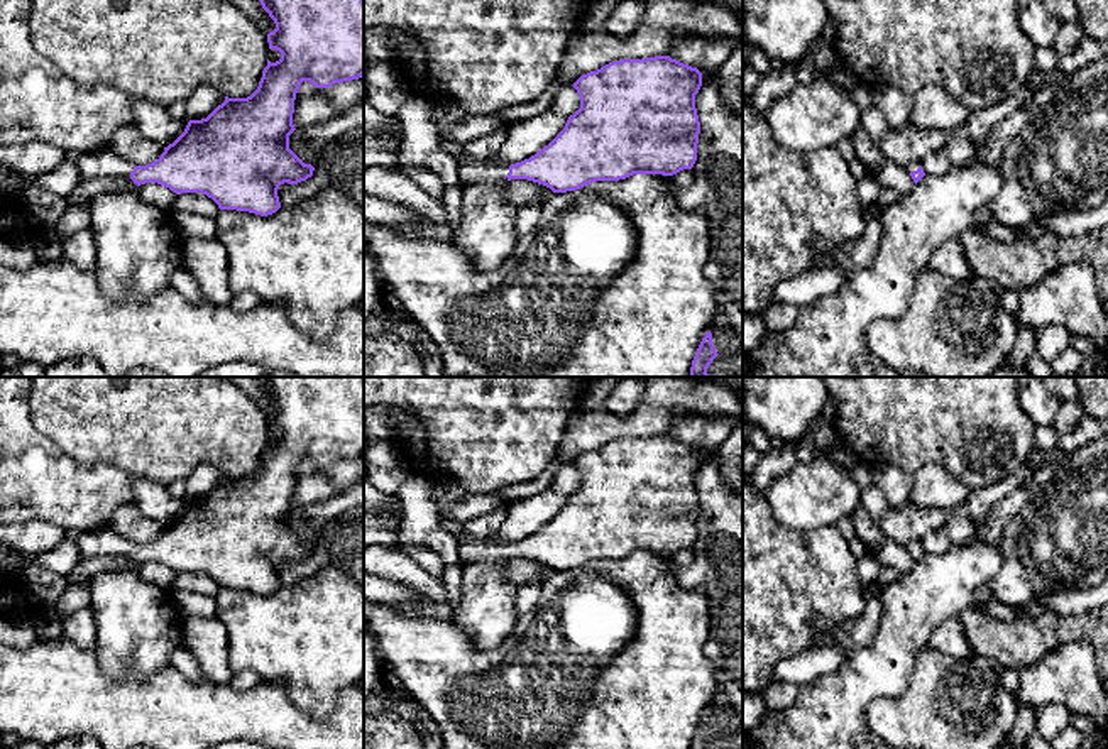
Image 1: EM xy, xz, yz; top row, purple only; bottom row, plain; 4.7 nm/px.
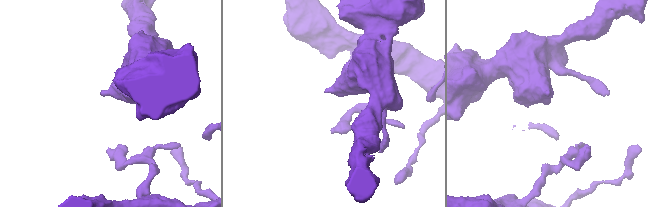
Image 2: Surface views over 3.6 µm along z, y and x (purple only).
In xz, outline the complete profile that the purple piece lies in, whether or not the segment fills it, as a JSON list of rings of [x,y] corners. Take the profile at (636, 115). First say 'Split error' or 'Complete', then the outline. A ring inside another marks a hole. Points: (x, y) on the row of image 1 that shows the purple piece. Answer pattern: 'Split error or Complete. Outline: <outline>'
Split error. Outline: [[[670,56],[623,59],[582,74],[572,86],[580,96],[580,108],[548,145],[511,166],[491,161],[458,164],[462,184],[528,179],[553,193],[567,193],[595,181],[619,181],[633,174],[673,176],[694,167],[700,134],[695,95],[702,86],[697,68]]]

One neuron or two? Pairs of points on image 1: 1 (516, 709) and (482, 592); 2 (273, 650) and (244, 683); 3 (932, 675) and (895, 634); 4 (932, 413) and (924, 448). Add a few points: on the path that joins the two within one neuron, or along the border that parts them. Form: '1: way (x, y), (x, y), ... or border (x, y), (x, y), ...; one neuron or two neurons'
1: border (520, 617), (494, 648), (479, 650), (460, 631); two neurons
2: border (234, 672), (252, 670), (261, 678); two neurons
3: border (927, 645), (921, 651), (914, 675), (902, 694); two neurons
4: way (924, 421), (924, 440); one neuron

